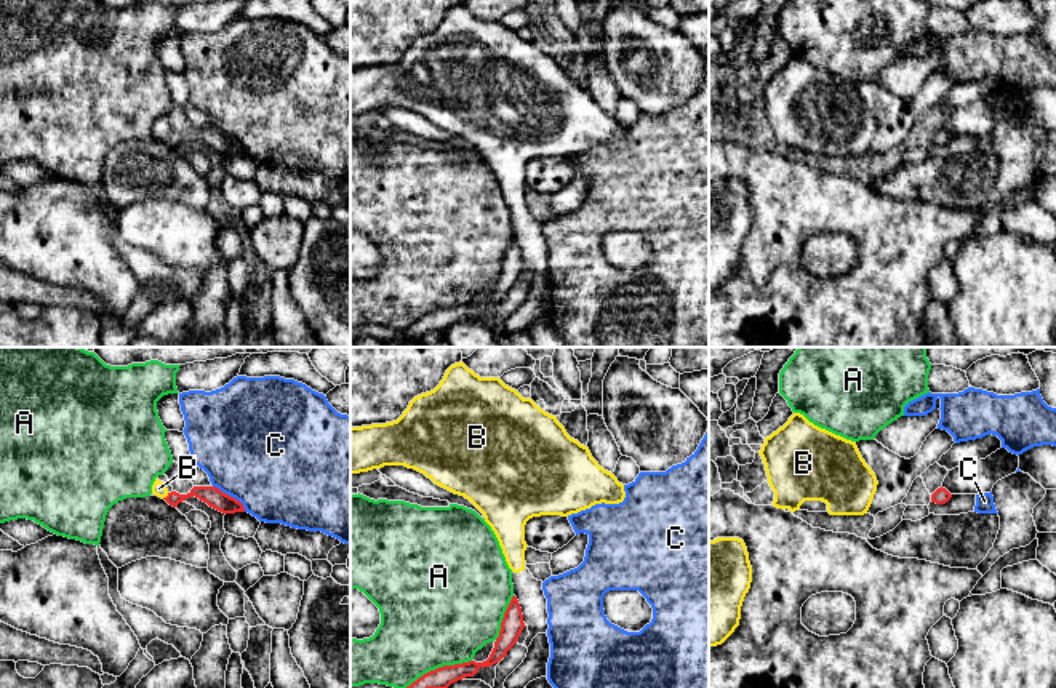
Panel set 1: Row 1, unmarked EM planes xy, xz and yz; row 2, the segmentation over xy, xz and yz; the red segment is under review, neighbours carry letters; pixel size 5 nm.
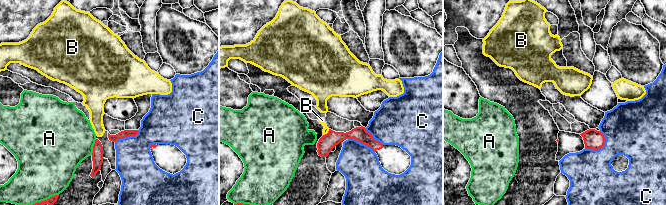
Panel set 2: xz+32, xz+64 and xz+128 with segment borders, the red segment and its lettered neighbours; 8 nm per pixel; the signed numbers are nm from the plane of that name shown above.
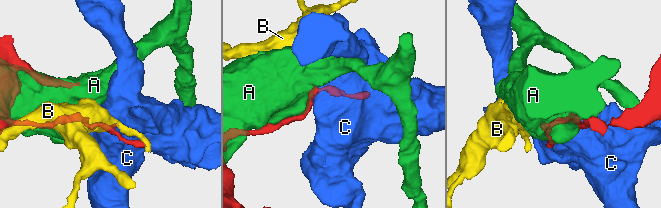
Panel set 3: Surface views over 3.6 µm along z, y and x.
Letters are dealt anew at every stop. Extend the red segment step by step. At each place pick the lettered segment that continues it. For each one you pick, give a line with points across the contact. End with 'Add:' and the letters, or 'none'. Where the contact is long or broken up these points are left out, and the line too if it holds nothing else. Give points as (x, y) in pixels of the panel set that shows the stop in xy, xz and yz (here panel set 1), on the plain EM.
Add: none

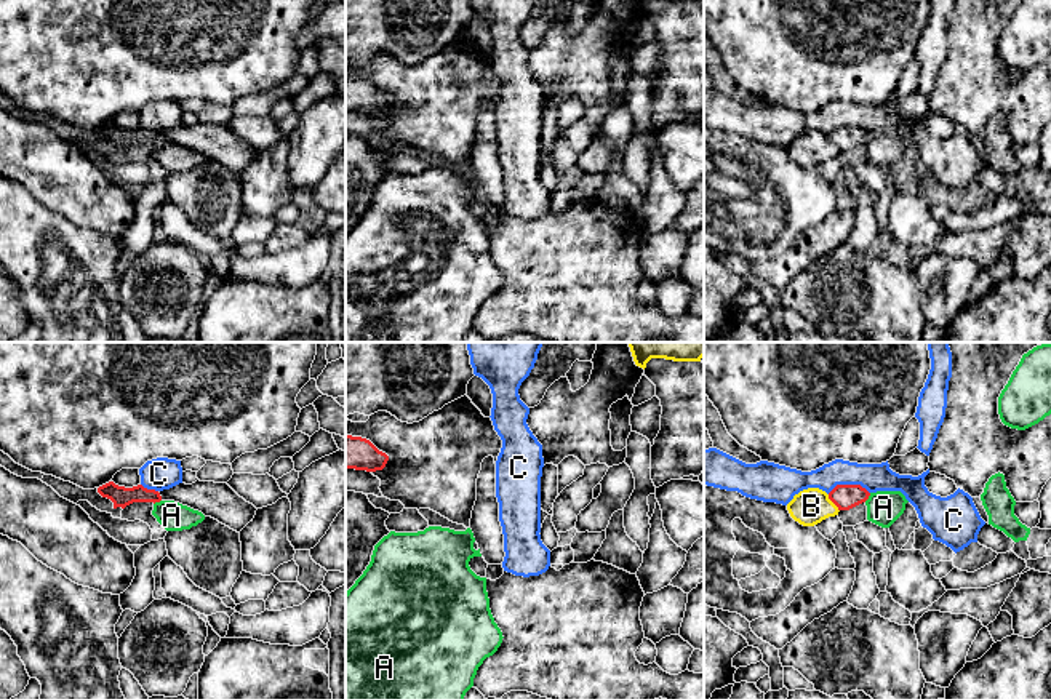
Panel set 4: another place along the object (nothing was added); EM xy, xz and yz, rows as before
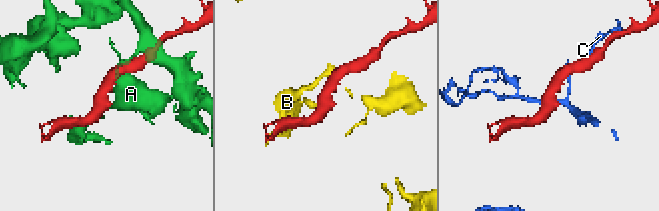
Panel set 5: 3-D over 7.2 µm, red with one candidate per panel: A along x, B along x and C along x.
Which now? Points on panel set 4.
Add: none

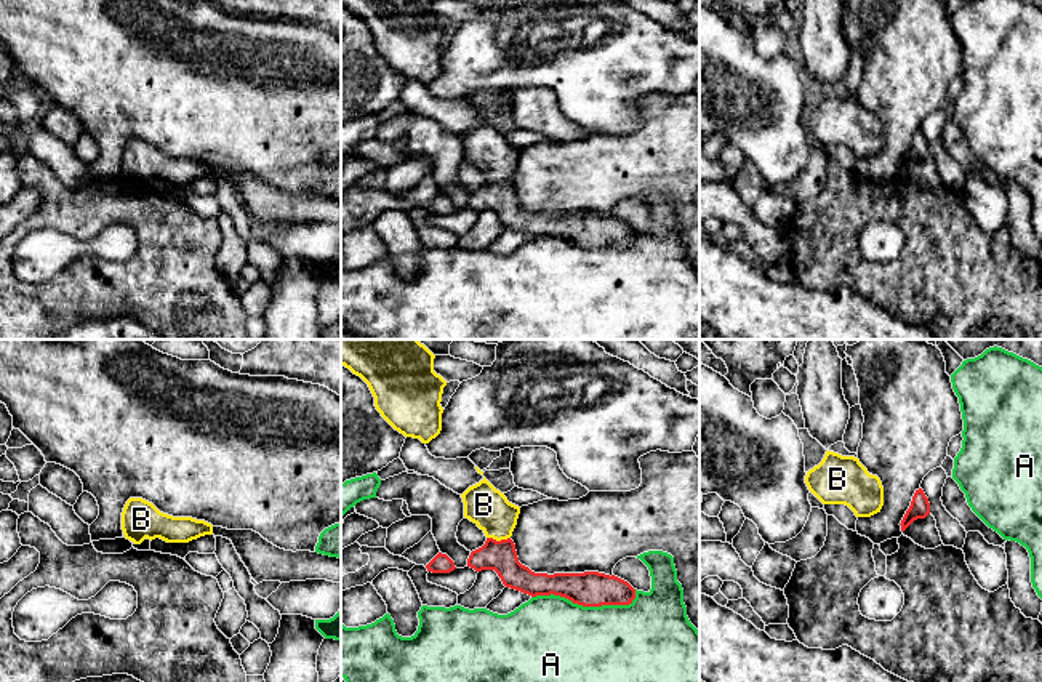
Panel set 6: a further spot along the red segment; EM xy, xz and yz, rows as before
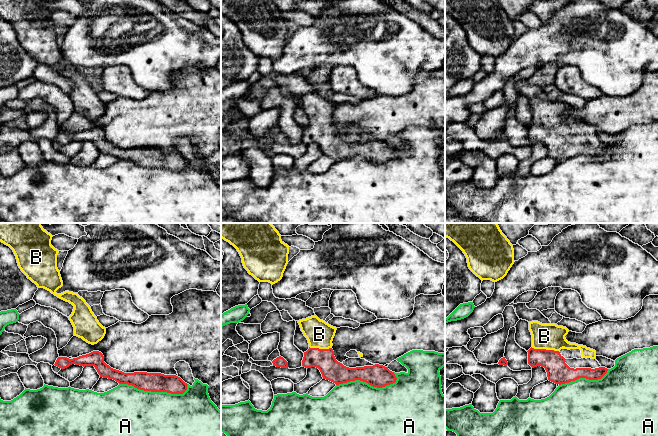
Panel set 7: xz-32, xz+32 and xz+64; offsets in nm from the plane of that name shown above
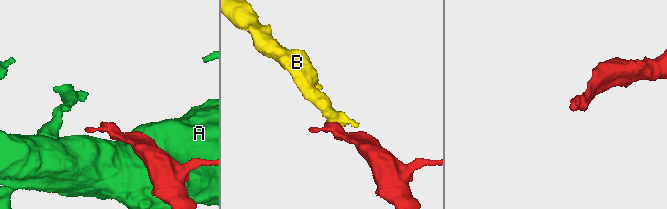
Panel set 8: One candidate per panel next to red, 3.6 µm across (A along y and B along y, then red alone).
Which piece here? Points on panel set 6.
B: runs through xz (500, 197), (498, 183), (498, 160), (484, 146)
Add: B

